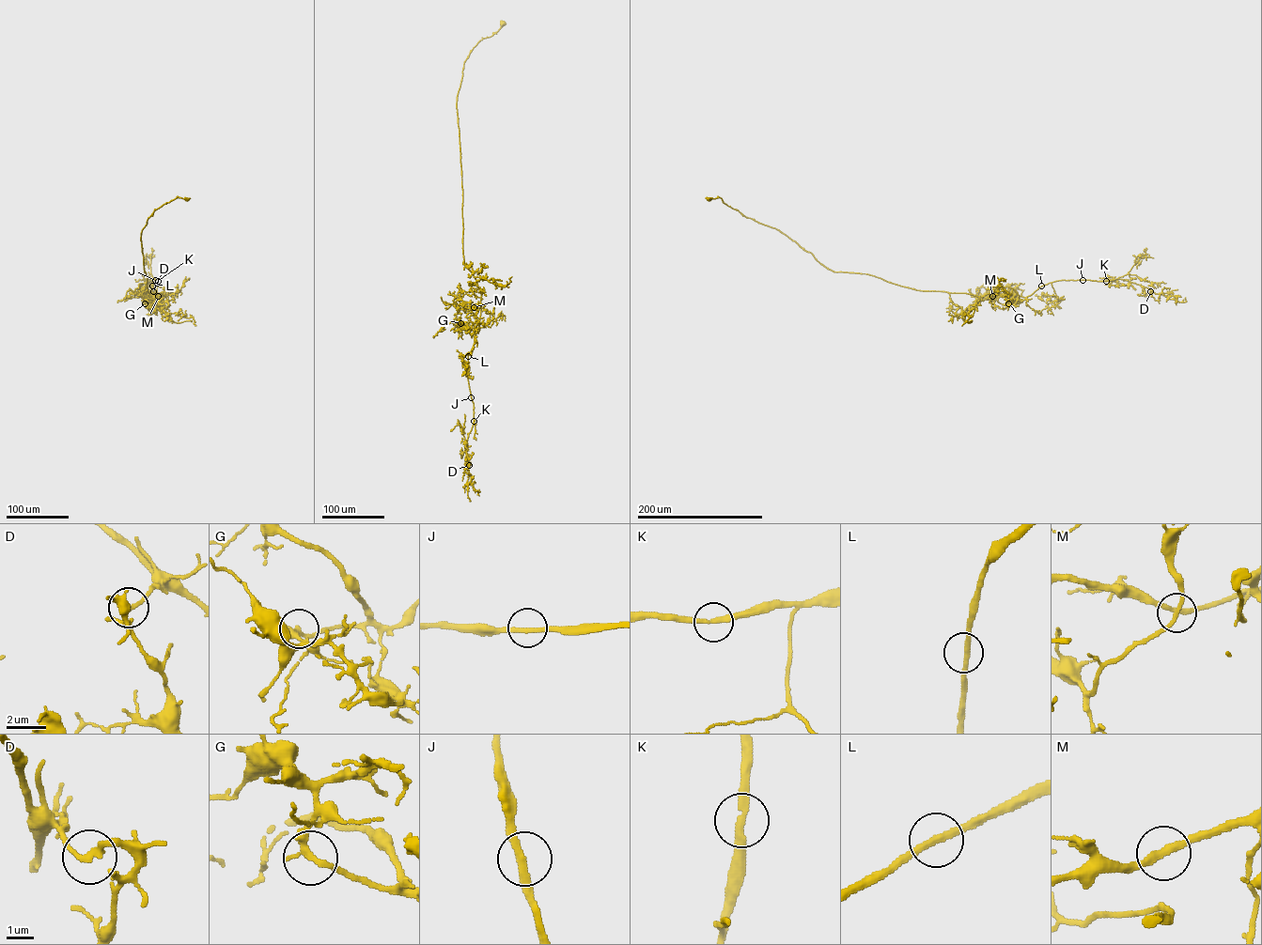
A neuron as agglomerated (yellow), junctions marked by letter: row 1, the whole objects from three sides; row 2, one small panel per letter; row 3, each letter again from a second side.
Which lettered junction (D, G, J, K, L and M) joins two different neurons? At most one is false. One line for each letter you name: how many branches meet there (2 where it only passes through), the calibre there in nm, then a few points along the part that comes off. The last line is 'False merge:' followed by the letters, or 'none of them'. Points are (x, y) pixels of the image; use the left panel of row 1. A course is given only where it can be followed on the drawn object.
False merge: none of them

